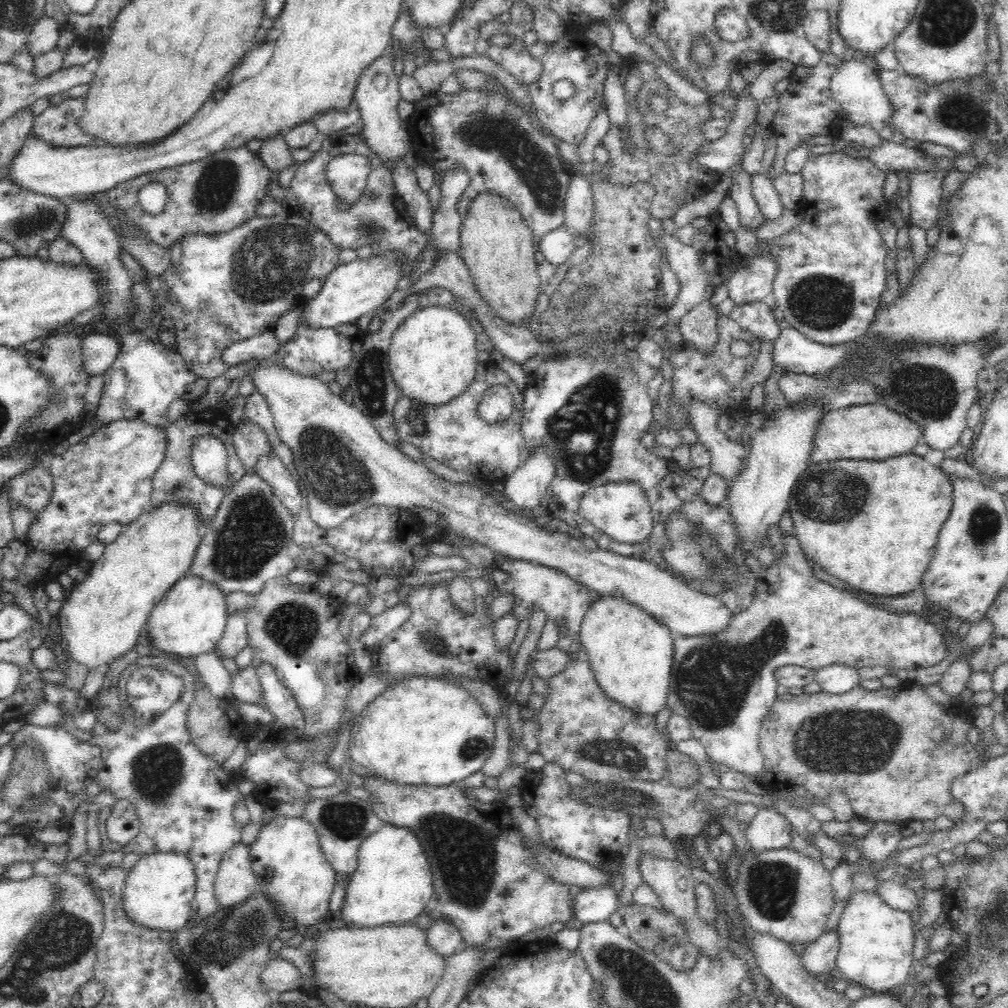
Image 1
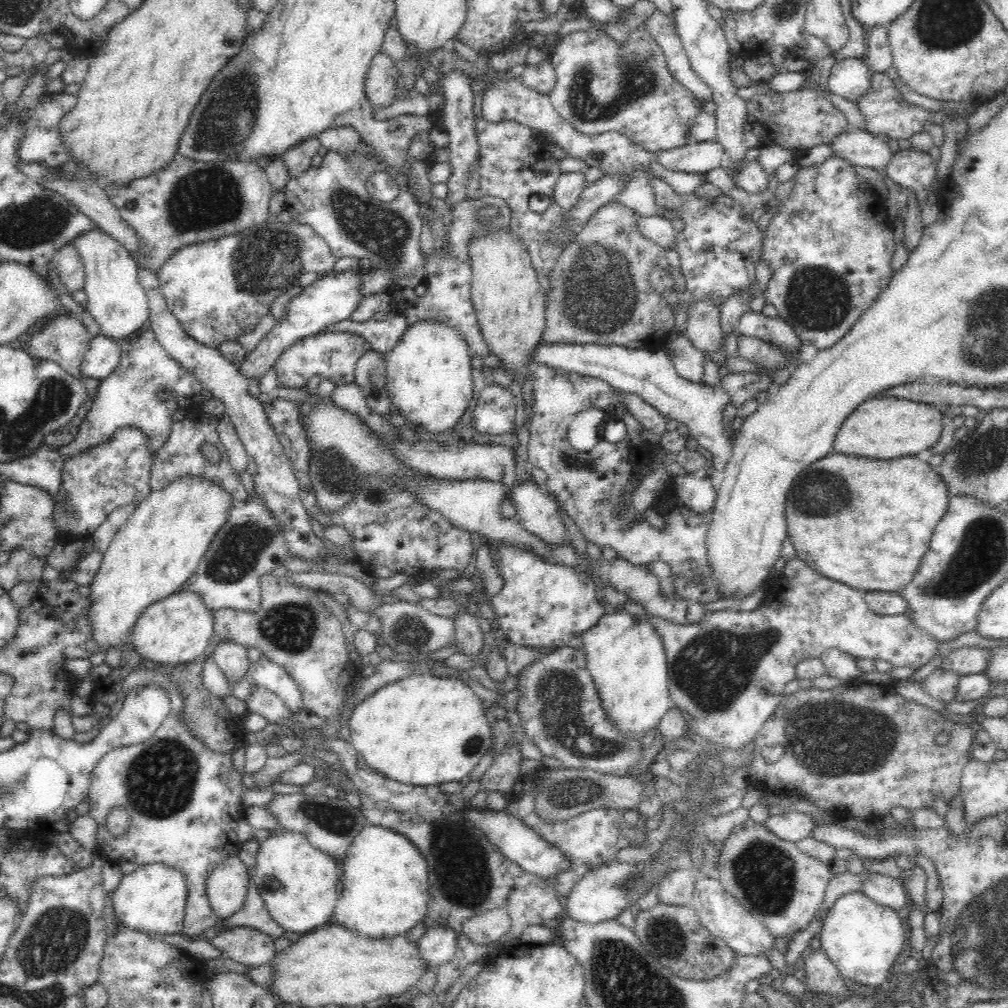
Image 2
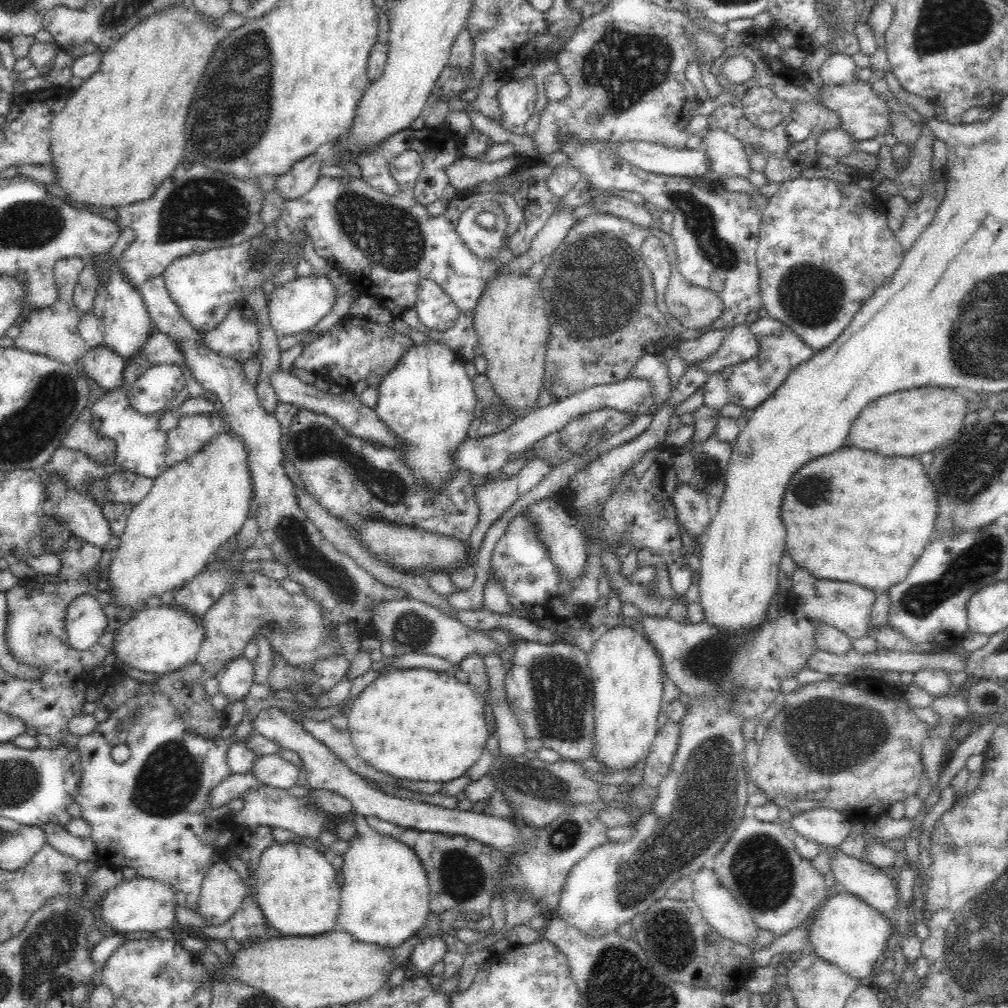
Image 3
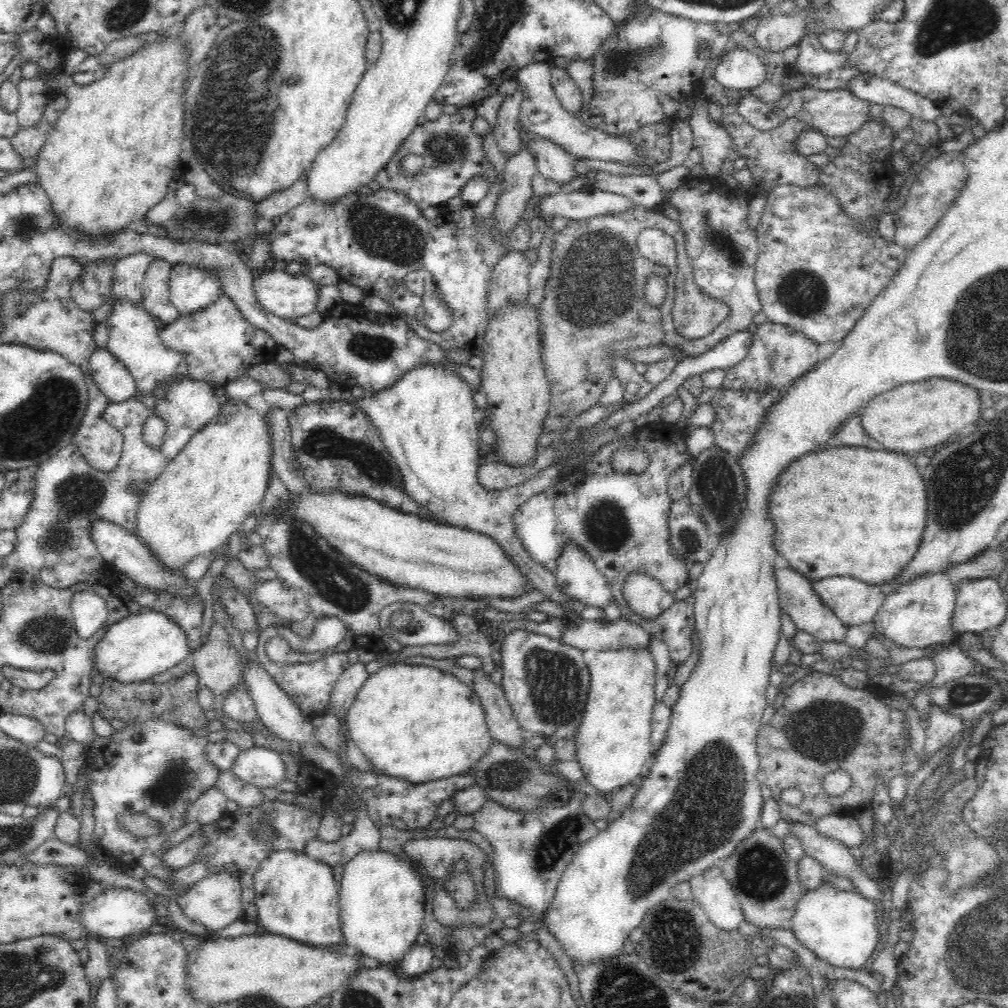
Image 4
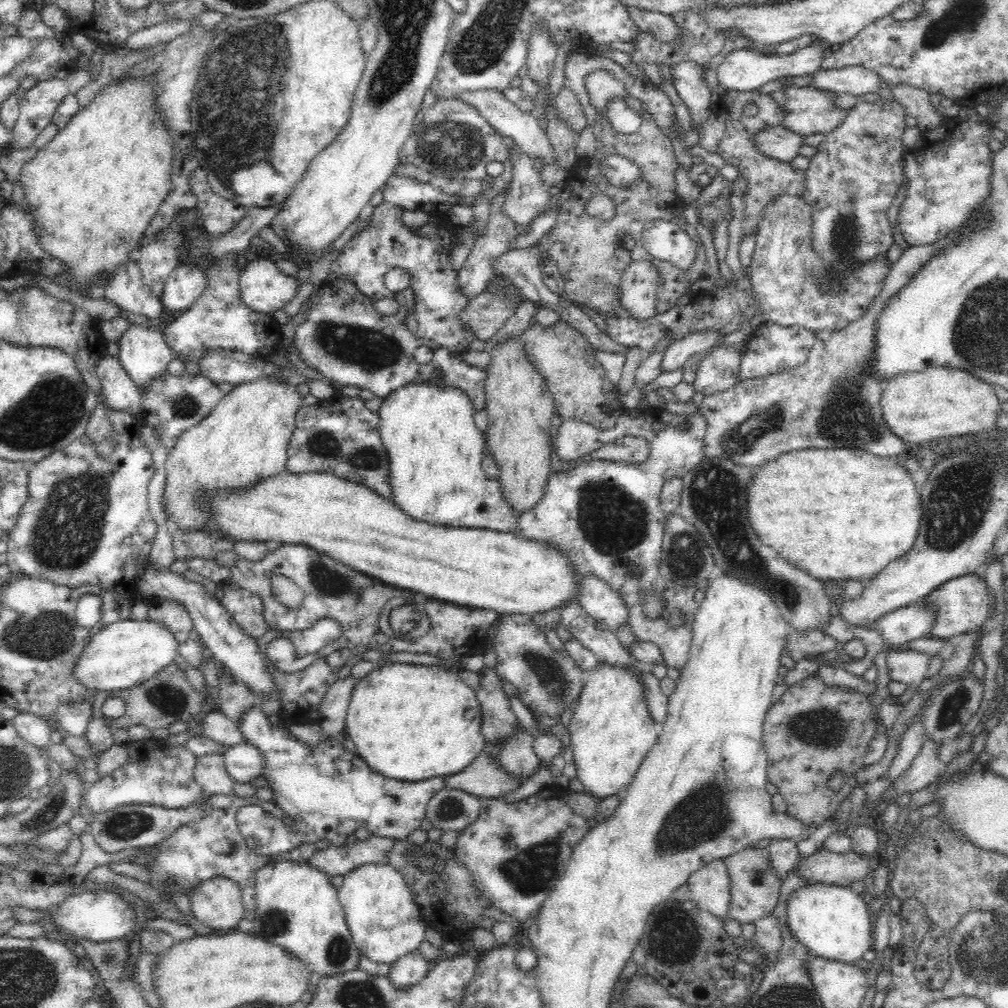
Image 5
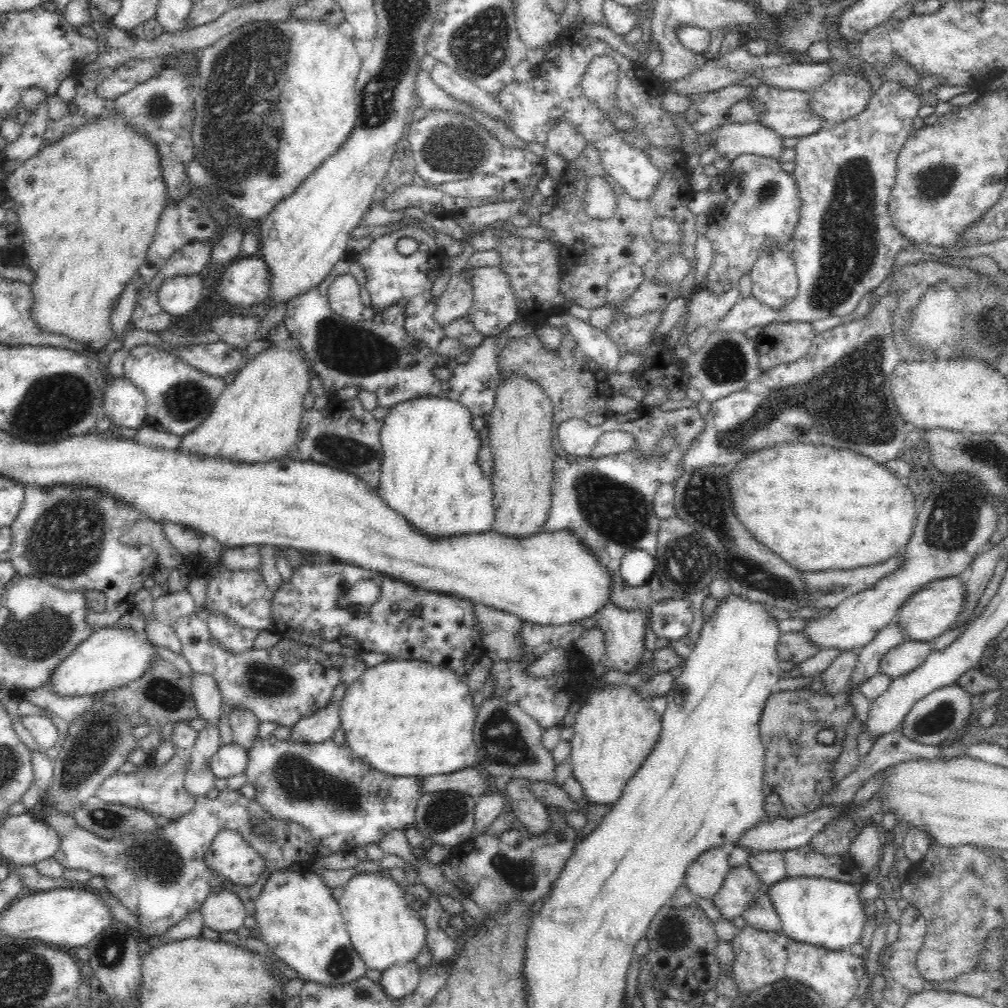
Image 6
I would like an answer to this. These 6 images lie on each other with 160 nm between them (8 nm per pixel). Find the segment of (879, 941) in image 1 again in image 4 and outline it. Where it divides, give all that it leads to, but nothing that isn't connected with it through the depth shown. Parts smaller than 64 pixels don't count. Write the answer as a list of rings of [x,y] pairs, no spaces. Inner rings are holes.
[[[822,884],[806,891],[799,900],[795,915],[791,918],[790,929],[820,960],[828,960],[828,964],[846,970],[862,969],[880,941],[876,909],[876,904],[856,891],[842,891]]]

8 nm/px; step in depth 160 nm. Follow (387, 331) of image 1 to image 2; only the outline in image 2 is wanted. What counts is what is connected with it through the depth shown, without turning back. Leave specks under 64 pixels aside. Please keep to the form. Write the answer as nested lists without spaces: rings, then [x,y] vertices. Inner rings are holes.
[[[373,348],[360,355],[354,364],[353,384],[362,391],[364,403],[370,413],[382,417],[390,406],[393,406],[387,387],[386,367],[384,354],[376,352]]]

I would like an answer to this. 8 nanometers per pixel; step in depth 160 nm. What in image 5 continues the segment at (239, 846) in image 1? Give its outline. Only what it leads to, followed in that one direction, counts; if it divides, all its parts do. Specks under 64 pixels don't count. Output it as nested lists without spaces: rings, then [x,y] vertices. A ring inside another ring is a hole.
[[[224,876],[203,880],[188,892],[192,915],[212,930],[237,928],[244,912],[241,888]]]

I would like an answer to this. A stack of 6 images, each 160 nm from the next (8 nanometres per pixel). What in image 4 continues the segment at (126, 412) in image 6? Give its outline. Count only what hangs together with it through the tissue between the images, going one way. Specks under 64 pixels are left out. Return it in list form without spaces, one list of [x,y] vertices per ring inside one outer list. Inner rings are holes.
[[[97,348],[89,360],[90,373],[94,383],[109,402],[122,402],[137,392],[130,371],[108,349]]]

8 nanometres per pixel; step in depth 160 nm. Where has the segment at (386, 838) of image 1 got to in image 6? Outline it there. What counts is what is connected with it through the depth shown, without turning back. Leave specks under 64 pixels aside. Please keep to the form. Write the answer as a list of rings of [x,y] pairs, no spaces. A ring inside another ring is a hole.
[[[388,871],[354,874],[343,889],[337,903],[351,943],[367,968],[383,972],[397,963],[406,963],[416,958],[426,944],[426,926],[419,911],[406,899],[404,890],[390,877]]]

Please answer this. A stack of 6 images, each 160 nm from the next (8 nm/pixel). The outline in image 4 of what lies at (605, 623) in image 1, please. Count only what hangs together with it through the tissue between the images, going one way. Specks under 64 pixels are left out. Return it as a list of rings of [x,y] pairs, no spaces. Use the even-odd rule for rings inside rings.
[[[642,647],[605,649],[598,652],[597,656],[587,665],[591,683],[585,704],[584,720],[574,740],[574,758],[582,766],[587,782],[608,796],[614,789],[639,781],[642,765],[652,754],[650,738],[653,708],[657,703],[654,696],[657,665],[651,652]]]

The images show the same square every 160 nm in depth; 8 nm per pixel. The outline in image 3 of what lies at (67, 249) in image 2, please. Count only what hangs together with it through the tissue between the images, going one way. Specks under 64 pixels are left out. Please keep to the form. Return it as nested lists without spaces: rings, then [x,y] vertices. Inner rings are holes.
[[[79,256],[62,258],[56,261],[54,267],[55,285],[58,289],[56,302],[52,306],[38,309],[26,316],[20,324],[20,333],[15,338],[14,347],[20,348],[26,352],[49,356],[62,364],[66,364],[80,375],[85,376],[83,372],[83,356],[91,347],[78,332],[78,320],[80,320],[80,311],[76,308],[73,292],[78,284],[79,276],[85,267],[85,261]]]

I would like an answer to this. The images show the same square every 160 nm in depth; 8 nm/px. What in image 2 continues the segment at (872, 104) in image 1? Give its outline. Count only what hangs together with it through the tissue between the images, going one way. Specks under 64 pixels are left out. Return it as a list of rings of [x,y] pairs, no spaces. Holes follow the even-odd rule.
[[[837,58],[828,76],[828,90],[854,105],[871,87],[871,71],[861,58]]]

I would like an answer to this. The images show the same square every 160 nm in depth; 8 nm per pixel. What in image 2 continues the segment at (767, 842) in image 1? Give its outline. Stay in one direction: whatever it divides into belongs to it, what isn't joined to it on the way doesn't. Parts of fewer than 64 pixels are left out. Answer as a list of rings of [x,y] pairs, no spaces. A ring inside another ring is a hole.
[[[783,810],[777,815],[769,815],[762,825],[782,840],[798,842],[808,837],[810,830],[814,828],[814,819],[812,818],[812,815],[798,810]]]

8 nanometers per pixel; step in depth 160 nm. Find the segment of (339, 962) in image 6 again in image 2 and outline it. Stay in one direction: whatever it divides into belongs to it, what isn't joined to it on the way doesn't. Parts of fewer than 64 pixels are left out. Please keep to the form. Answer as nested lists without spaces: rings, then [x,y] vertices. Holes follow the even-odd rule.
[[[284,828],[272,831],[266,840],[259,844],[256,856],[256,865],[253,868],[254,885],[263,898],[269,915],[288,932],[306,934],[316,930],[330,921],[339,894],[336,892],[338,882],[338,868],[341,865],[330,859],[325,852],[315,849],[308,839],[300,832],[289,832]]]

